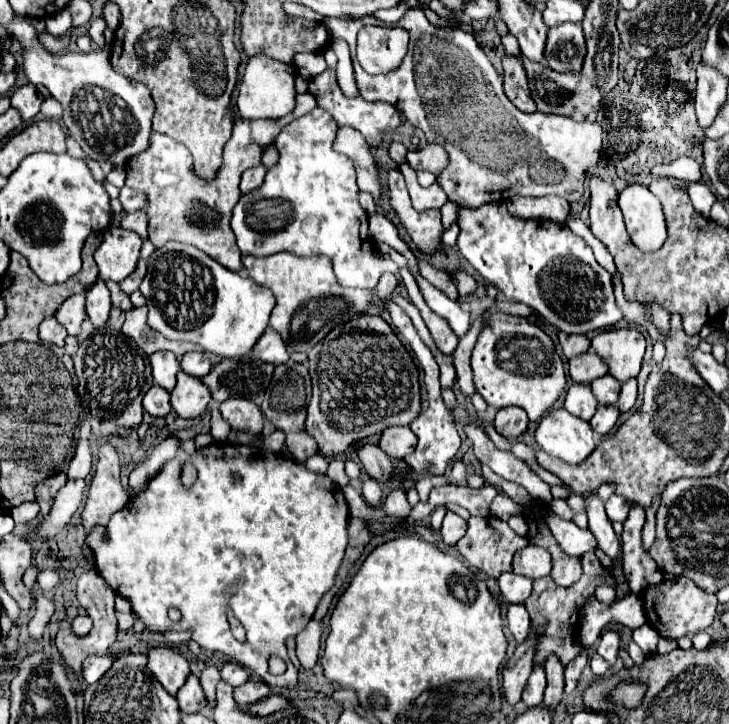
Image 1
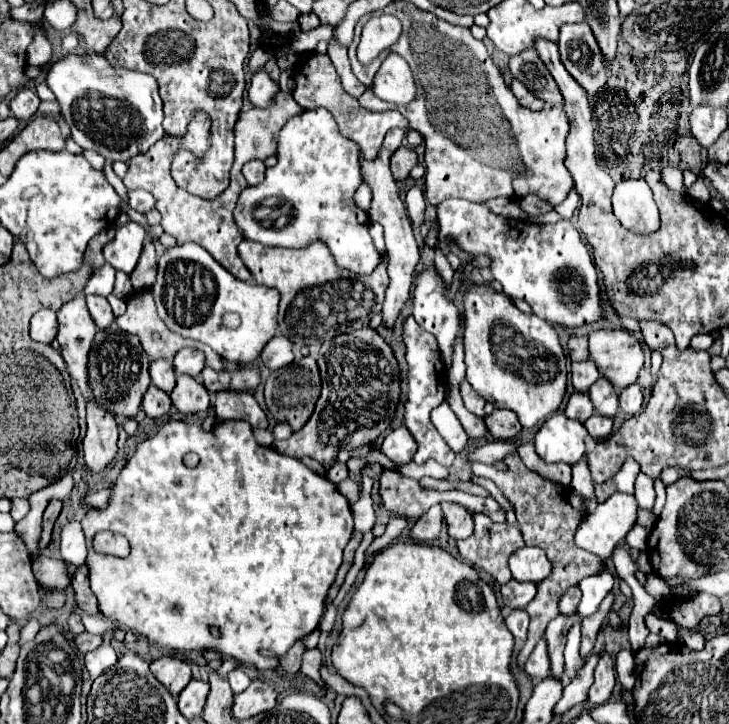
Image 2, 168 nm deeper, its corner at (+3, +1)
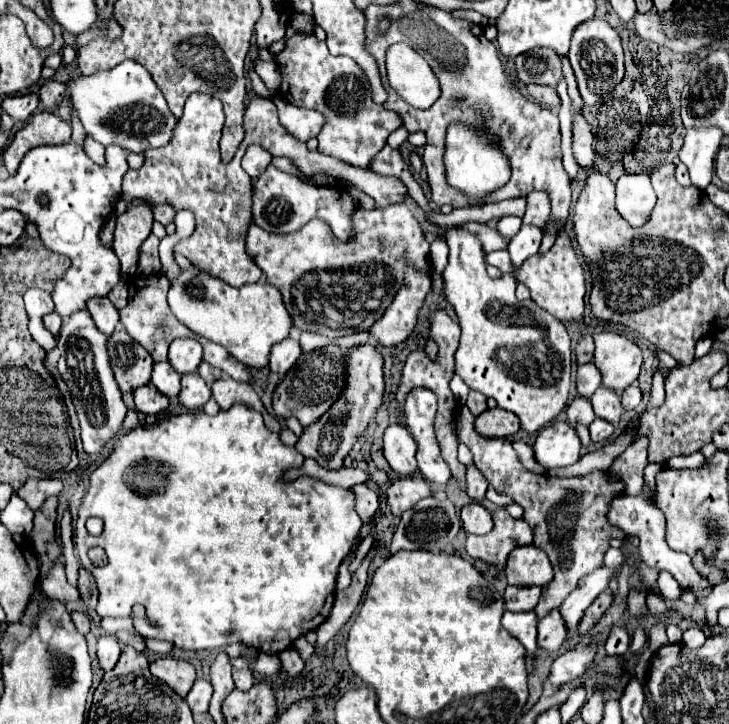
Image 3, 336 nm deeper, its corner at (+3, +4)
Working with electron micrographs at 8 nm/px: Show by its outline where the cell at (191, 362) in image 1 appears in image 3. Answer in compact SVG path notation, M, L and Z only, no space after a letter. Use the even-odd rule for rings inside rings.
M176 338L168 350L168 362L178 374L196 372L202 362L202 346L192 338Z

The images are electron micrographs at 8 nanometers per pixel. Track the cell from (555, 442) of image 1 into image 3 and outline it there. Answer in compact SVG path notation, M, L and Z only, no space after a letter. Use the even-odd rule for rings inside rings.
M556 420L548 428L544 428L534 444L534 458L544 468L560 468L570 466L580 460L582 444L578 434L562 420Z

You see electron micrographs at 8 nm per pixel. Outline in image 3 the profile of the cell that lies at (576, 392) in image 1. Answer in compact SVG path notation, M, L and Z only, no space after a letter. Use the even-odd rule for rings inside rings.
M576 396L576 398L570 402L566 414L568 414L568 420L570 420L570 422L578 422L578 424L582 424L582 426L590 426L590 424L594 422L594 418L596 418L590 400L586 400L586 398L582 398L582 396Z

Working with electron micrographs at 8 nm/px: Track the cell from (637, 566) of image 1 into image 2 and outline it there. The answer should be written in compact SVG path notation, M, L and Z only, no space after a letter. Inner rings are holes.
M638 475L636 479L636 491L634 491L634 497L638 501L638 507L640 509L652 509L654 505L654 485L652 485L652 479L648 475Z

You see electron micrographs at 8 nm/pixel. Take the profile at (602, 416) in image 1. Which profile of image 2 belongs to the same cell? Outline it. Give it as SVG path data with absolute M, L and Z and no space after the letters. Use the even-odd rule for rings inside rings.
M594 413L594 415L584 423L584 427L588 429L588 433L590 433L594 439L604 439L604 437L608 437L608 435L612 433L612 419Z

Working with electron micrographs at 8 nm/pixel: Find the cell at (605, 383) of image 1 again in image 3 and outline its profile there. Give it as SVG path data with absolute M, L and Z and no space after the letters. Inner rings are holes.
M598 388L598 392L590 398L592 406L594 406L594 412L598 418L618 426L620 422L620 414L622 414L622 402L618 398L616 392L610 392L608 388Z

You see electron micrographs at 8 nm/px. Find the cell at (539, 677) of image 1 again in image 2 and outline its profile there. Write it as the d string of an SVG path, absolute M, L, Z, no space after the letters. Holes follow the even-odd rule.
M544 639L534 647L532 655L526 661L524 671L528 673L528 677L534 683L538 683L538 681L542 681L542 679L546 679L550 675L550 661L548 661L548 651L546 651L546 641Z

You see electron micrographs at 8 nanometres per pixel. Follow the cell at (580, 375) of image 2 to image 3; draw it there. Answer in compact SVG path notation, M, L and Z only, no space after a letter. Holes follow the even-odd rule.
M582 364L576 370L576 388L578 394L584 398L590 398L596 388L600 386L600 372L598 368L594 368L594 364Z

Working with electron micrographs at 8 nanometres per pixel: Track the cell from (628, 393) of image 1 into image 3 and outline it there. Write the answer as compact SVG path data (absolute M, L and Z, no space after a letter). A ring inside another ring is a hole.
M628 386L626 390L624 390L624 394L622 394L622 404L624 404L624 410L634 410L634 408L638 408L638 404L640 404L640 400L642 400L642 394L640 394L640 388L638 386Z

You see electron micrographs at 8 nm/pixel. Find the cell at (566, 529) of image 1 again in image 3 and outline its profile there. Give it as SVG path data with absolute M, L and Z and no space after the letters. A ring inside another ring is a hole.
M648 486L642 488L640 496L626 496L624 494L624 496L614 498L610 504L610 522L616 524L622 532L626 532L626 536L638 536L640 538L640 552L646 554L646 564L652 568L670 572L678 580L682 592L688 590L696 598L704 598L712 592L712 588L706 588L706 584L702 584L702 580L698 580L698 574L694 572L690 556L684 552L674 552L666 544L666 538L664 538L666 518L664 518L664 512L656 506L656 494Z

